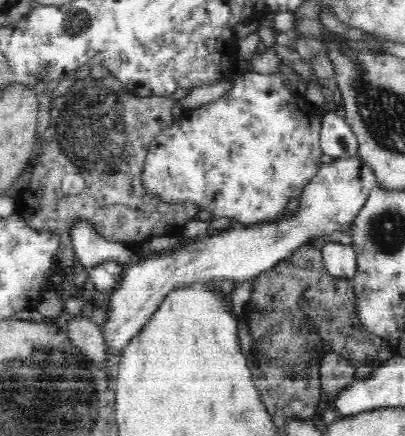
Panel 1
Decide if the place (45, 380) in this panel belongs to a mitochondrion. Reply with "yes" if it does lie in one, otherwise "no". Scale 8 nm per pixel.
yes

